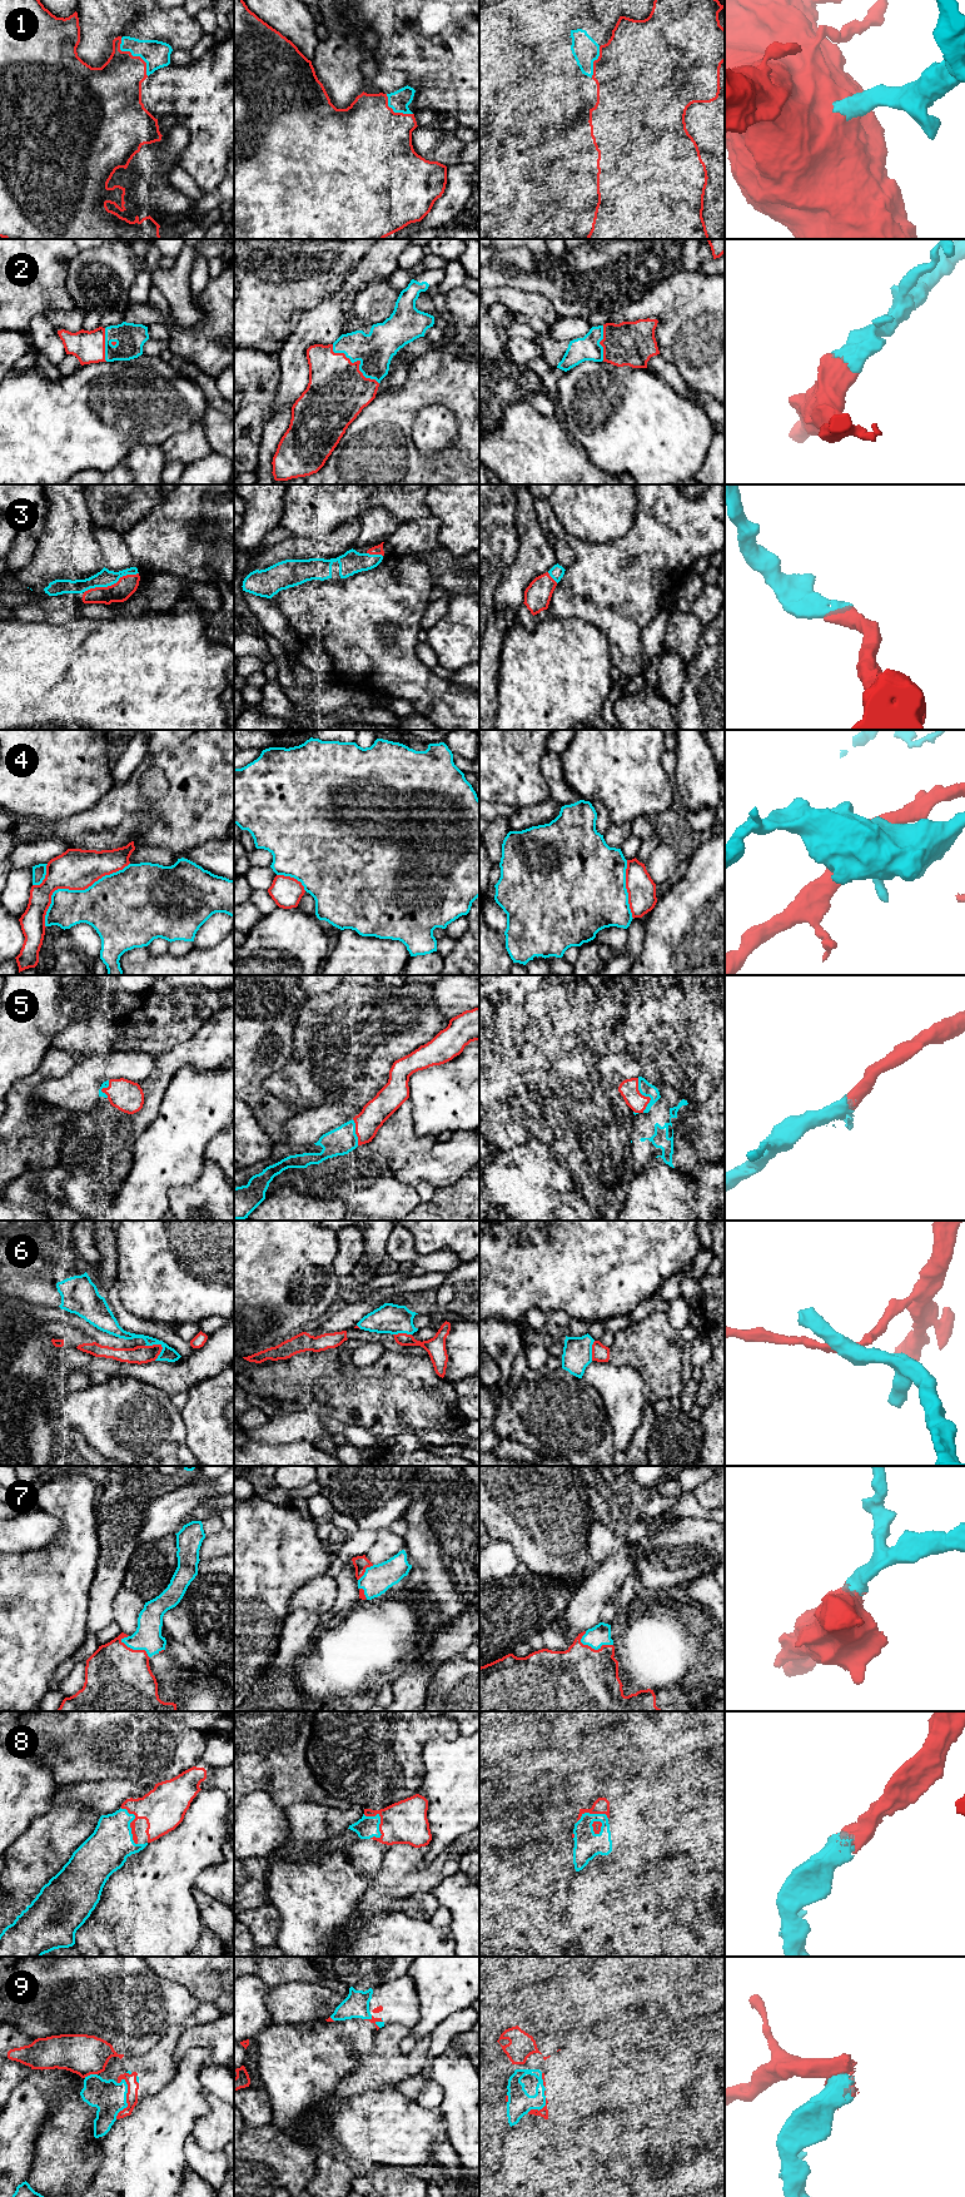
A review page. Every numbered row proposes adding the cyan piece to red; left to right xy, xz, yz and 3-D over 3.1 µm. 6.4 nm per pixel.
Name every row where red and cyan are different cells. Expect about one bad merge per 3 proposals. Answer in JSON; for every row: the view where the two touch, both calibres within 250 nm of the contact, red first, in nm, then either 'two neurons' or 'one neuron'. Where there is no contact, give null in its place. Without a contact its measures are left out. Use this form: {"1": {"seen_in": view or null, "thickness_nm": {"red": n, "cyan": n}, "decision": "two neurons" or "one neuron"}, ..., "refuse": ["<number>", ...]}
{"1": {"seen_in": "xy", "thickness_nm": {"red": 340, "cyan": 180}, "decision": "one neuron"}, "2": {"seen_in": "xz", "thickness_nm": {"red": 380, "cyan": 240}, "decision": "one neuron"}, "3": {"seen_in": "xy", "thickness_nm": {"red": 130, "cyan": 110}, "decision": "one neuron"}, "4": {"seen_in": "xy", "thickness_nm": {"red": 260, "cyan": 360}, "decision": "two neurons"}, "5": {"seen_in": "yz", "thickness_nm": {"red": 120, "cyan": 90}, "decision": "one neuron"}, "6": {"seen_in": "xy", "thickness_nm": {"red": 120, "cyan": 90}, "decision": "two neurons"}, "7": {"seen_in": "yz", "thickness_nm": {"red": 500, "cyan": 130}, "decision": "one neuron"}, "8": {"seen_in": "xz", "thickness_nm": {"red": 280, "cyan": 140}, "decision": "one neuron"}, "9": {"seen_in": "xy", "thickness_nm": {"red": 80, "cyan": 220}, "decision": "two neurons"}, "refuse": ["4", "6", "9"]}

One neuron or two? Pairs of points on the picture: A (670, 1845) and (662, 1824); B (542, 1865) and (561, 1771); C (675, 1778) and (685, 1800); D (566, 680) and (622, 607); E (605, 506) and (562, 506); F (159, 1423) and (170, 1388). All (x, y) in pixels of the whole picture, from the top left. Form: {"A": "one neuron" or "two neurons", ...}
{"A": "one neuron", "B": "two neurons", "C": "one neuron", "D": "two neurons", "E": "one neuron", "F": "two neurons"}

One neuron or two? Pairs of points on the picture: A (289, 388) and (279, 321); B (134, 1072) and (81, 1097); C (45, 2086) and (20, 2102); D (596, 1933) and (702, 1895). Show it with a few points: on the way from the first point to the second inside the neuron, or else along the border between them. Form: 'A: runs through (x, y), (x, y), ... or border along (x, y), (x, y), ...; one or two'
A: border along (301, 318), (296, 329), (275, 352); two
B: runs through (120, 1070), (103, 1070), (90, 1083); one
C: runs through (39, 2089), (26, 2102); one
D: border along (701, 1877), (691, 1897); two

